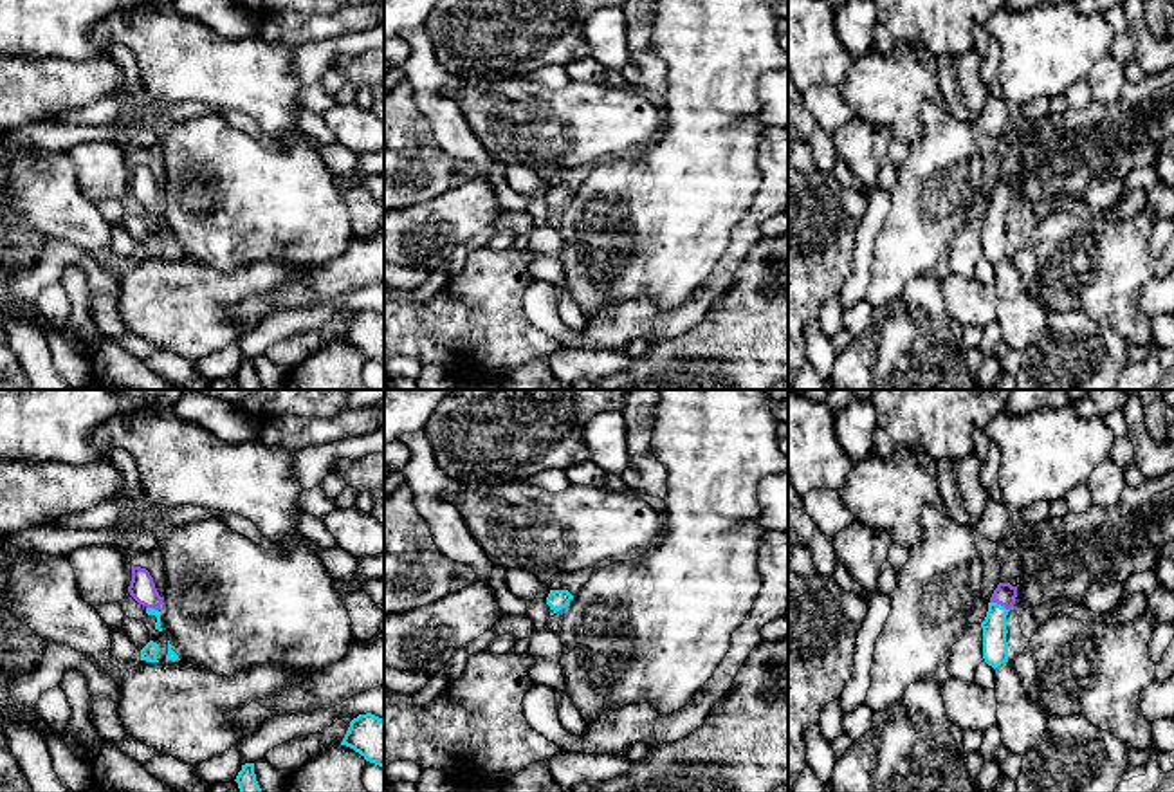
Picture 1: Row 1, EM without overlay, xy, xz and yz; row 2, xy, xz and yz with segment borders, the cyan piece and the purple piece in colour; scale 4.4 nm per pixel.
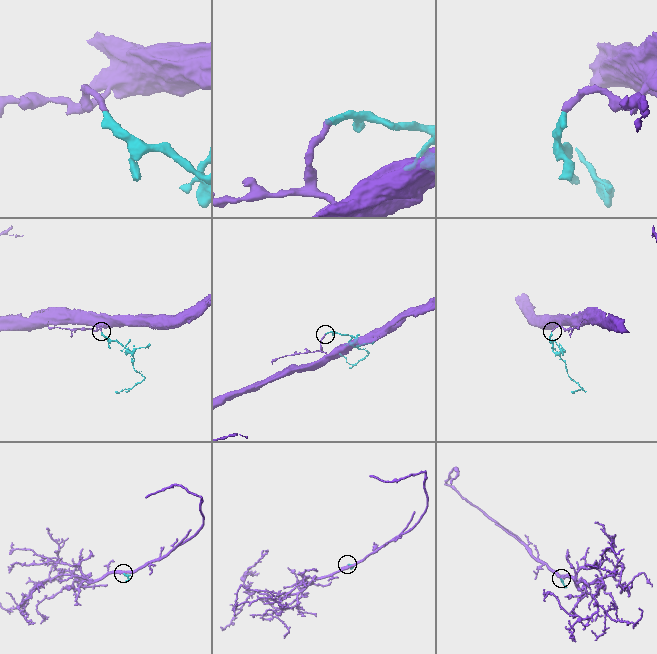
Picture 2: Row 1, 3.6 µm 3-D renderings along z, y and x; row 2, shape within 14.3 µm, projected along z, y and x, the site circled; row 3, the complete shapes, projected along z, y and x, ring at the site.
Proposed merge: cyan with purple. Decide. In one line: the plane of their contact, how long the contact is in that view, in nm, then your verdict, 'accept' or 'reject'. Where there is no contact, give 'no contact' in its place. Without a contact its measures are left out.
contact in yz; length 100 nm; accept

